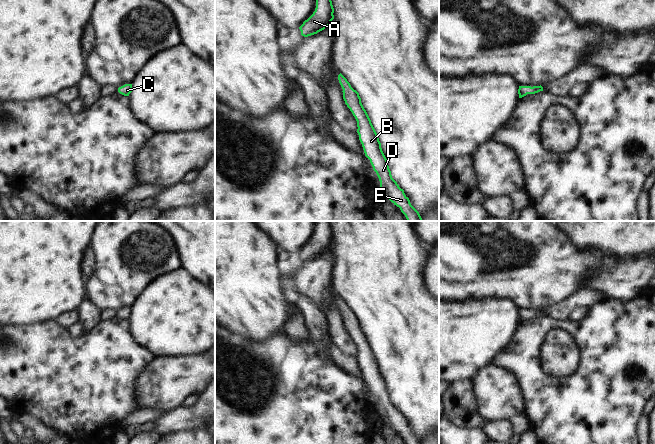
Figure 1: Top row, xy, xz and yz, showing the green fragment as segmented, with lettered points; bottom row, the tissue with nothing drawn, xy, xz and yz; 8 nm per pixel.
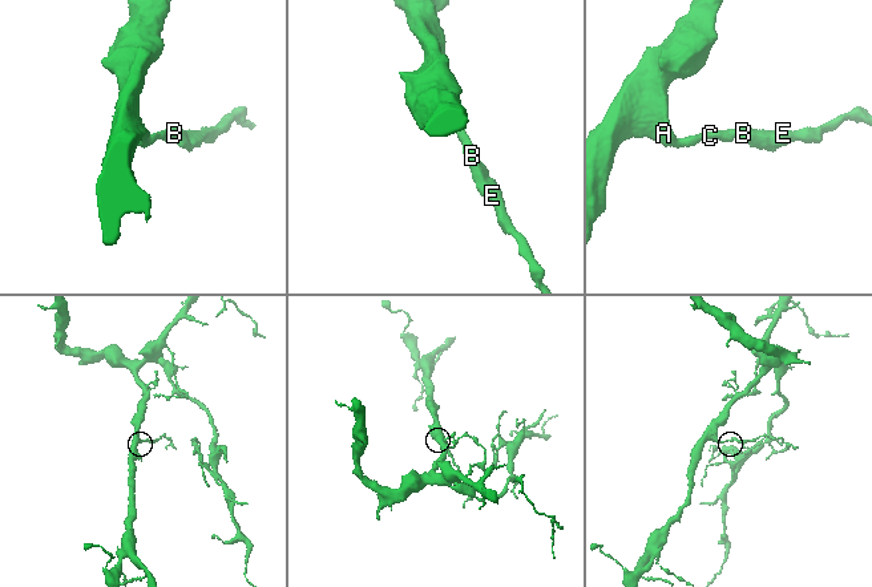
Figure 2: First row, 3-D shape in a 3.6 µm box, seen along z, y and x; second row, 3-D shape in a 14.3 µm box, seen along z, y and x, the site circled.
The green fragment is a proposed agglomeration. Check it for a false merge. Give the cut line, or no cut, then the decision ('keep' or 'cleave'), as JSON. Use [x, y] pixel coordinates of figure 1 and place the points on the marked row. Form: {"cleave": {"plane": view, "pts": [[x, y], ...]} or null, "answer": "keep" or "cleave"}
{"cleave": null, "answer": "keep"}

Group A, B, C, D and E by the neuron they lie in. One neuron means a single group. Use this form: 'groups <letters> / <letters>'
groups A B C D E

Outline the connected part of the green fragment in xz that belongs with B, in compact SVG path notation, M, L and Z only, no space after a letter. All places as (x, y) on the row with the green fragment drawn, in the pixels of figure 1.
M340 73L339 83L343 89L343 99L357 121L357 133L365 156L370 160L373 170L380 181L380 191L394 205L400 208L407 221L423 221L419 212L411 205L404 190L392 178L387 159L371 120L364 109L359 93L354 90L347 79Z

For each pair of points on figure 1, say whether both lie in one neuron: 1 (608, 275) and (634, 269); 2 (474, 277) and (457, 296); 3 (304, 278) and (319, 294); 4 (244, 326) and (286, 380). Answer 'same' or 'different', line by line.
1: same
2: same
3: same
4: different

